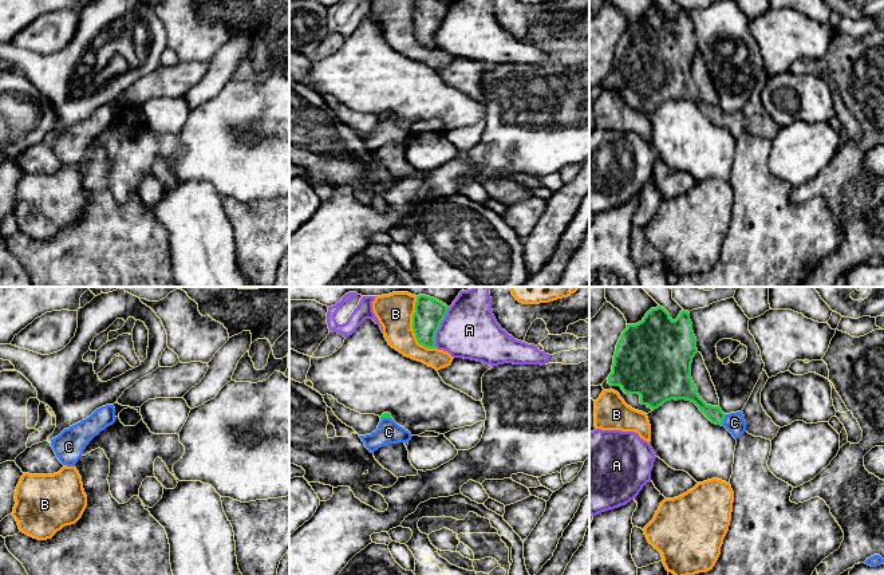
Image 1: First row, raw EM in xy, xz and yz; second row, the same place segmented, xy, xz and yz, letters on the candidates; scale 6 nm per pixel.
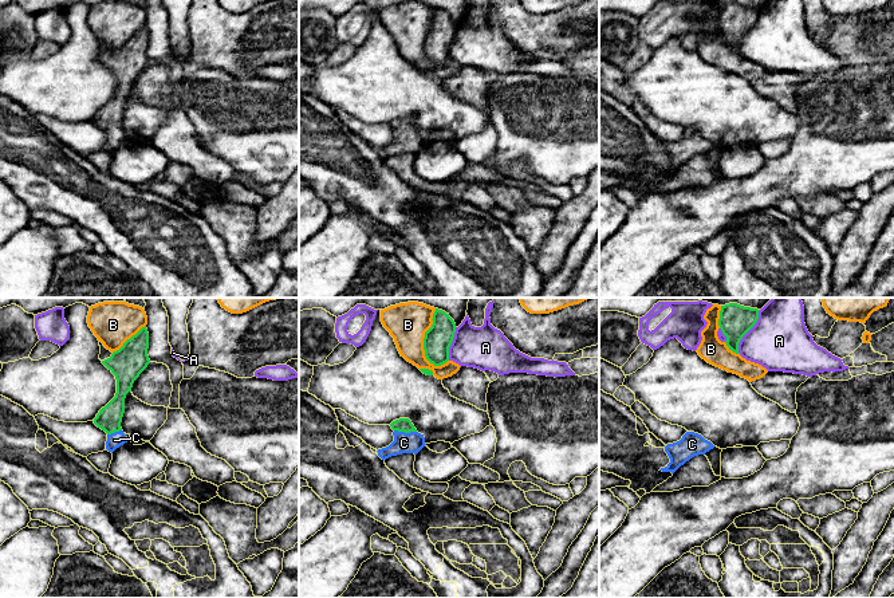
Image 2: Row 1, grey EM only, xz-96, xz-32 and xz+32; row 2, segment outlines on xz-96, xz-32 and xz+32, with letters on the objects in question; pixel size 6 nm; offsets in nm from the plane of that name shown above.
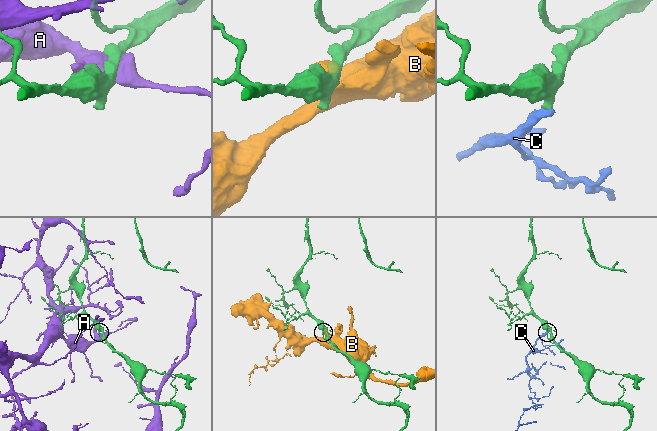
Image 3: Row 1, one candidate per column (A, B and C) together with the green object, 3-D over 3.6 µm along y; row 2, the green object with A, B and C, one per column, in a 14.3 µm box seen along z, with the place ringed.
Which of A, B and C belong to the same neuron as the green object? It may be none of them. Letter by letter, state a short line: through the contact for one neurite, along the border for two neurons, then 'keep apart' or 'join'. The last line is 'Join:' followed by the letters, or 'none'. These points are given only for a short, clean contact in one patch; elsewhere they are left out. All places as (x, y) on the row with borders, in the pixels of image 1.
A: keep apart
B: keep apart
C: line yz (714, 413), (723, 418), (734, 422); join
Join: C

